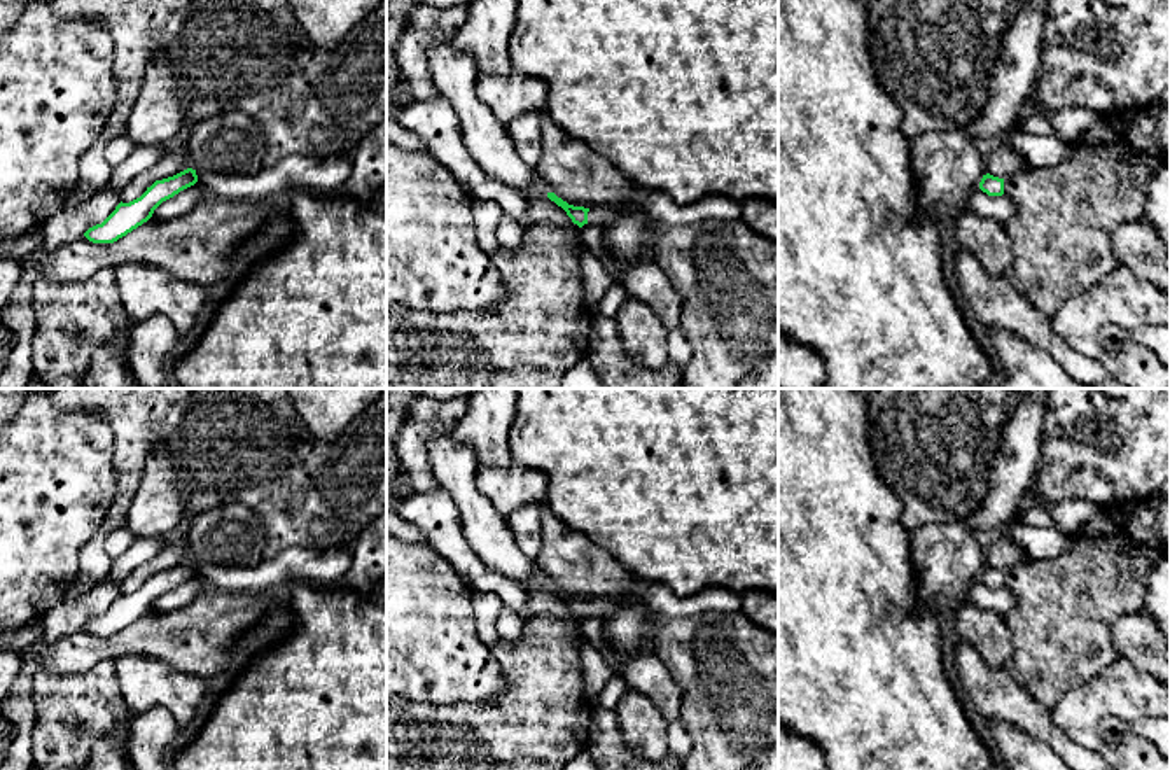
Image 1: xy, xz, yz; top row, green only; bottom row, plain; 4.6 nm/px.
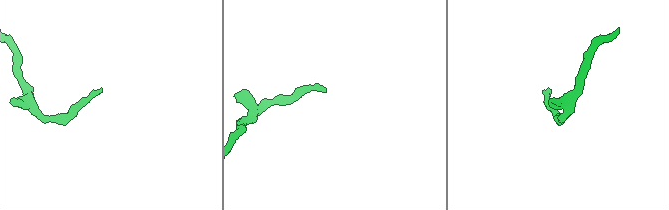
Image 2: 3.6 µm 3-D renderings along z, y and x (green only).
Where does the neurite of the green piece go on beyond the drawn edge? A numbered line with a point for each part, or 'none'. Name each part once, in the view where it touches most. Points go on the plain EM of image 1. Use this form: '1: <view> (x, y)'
1: xz (660, 601)

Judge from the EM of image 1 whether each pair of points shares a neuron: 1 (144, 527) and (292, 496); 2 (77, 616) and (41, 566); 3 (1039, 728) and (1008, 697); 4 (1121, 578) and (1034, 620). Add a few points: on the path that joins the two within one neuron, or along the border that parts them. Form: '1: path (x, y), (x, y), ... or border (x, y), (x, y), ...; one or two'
1: border (175, 473), (175, 489), (184, 513); two
2: border (58, 601), (39, 622); two
3: path (1032, 721), (1015, 704); one
4: path (1100, 578), (1055, 620); one

